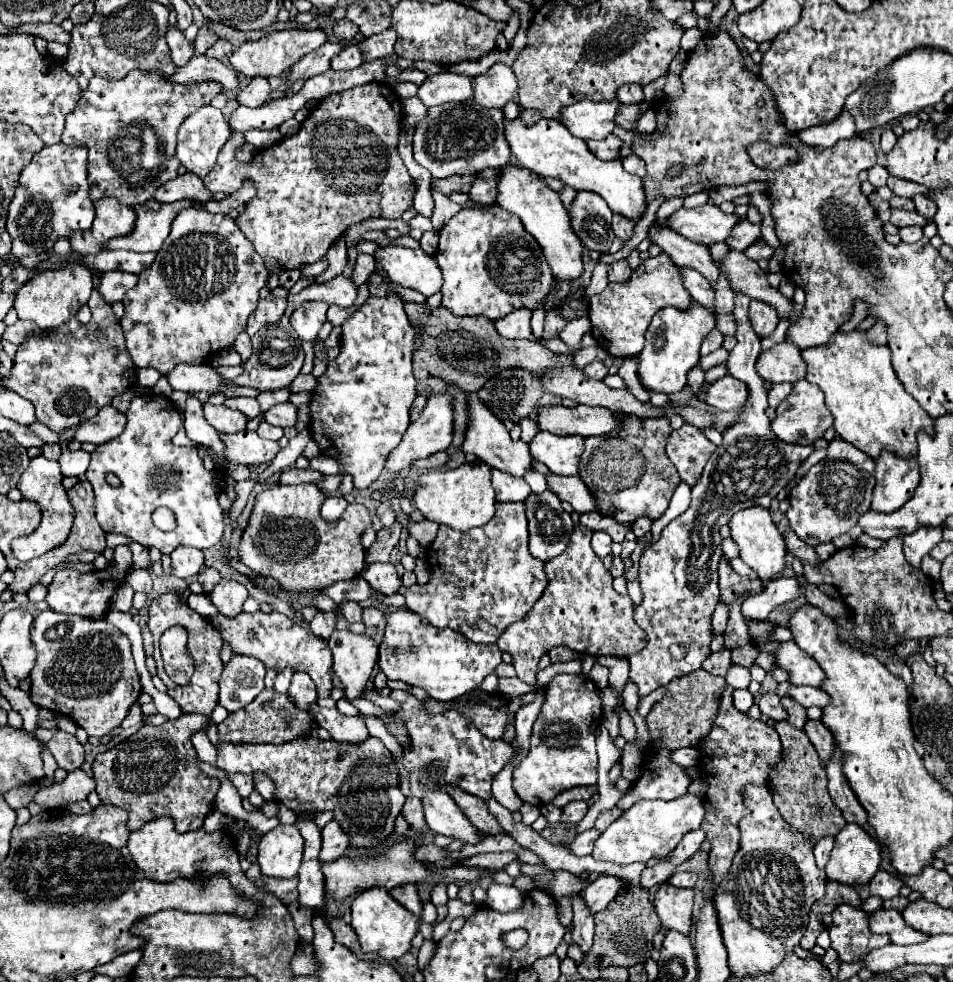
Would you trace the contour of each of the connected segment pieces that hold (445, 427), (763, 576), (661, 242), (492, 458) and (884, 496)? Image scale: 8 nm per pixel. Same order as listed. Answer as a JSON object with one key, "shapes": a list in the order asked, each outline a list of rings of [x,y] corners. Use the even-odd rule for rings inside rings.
{"shapes":[[[[438,392],[438,394],[430,394],[424,410],[420,412],[418,420],[412,422],[408,426],[408,430],[404,432],[402,442],[390,452],[388,460],[386,460],[386,468],[390,472],[400,472],[402,468],[412,466],[414,460],[418,458],[428,458],[434,452],[446,450],[452,444],[452,432],[454,432],[454,408],[452,408],[452,396],[448,392]]],[[[754,506],[736,512],[730,520],[730,530],[732,530],[732,540],[738,544],[740,558],[758,574],[760,580],[770,580],[786,570],[786,544],[766,508]]],[[[660,228],[660,230],[652,230],[650,240],[654,244],[658,244],[666,254],[670,254],[670,258],[674,260],[676,266],[688,266],[688,268],[696,268],[710,284],[716,284],[718,280],[718,266],[714,264],[708,246],[704,244],[694,244],[692,240],[668,230],[668,228]]],[[[476,394],[470,398],[470,424],[468,424],[466,440],[462,444],[462,452],[474,454],[478,460],[486,462],[490,468],[508,472],[516,478],[524,478],[526,472],[532,470],[532,466],[530,466],[532,456],[528,452],[528,444],[522,440],[512,440],[508,430],[504,428],[504,424],[478,400]]],[[[882,452],[876,460],[876,486],[870,510],[894,512],[914,492],[920,482],[918,464],[914,460],[896,458],[892,452]]]]}

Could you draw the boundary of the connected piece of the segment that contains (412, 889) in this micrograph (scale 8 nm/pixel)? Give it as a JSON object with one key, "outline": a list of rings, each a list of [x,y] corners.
{"outline":[[[404,884],[404,886],[398,886],[398,888],[394,888],[392,892],[392,898],[396,900],[396,902],[400,902],[406,910],[410,910],[412,914],[416,914],[418,916],[418,924],[422,924],[422,900],[420,900],[420,896],[418,896],[418,888],[416,886],[412,886],[412,884]]]}

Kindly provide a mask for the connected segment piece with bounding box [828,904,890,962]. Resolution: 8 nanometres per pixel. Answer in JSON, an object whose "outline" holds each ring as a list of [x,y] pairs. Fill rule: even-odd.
{"outline":[[[846,904],[838,906],[832,912],[832,926],[828,932],[832,938],[832,948],[838,952],[842,962],[856,962],[872,948],[890,944],[890,938],[886,934],[872,934],[868,922],[868,912]]]}

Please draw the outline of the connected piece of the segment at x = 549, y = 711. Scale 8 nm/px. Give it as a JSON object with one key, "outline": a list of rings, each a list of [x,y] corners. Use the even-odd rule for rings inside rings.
{"outline":[[[558,674],[546,686],[546,700],[532,728],[532,746],[522,764],[514,770],[514,792],[522,802],[544,806],[562,790],[590,786],[598,780],[598,754],[594,730],[602,724],[600,688],[584,676]]]}

